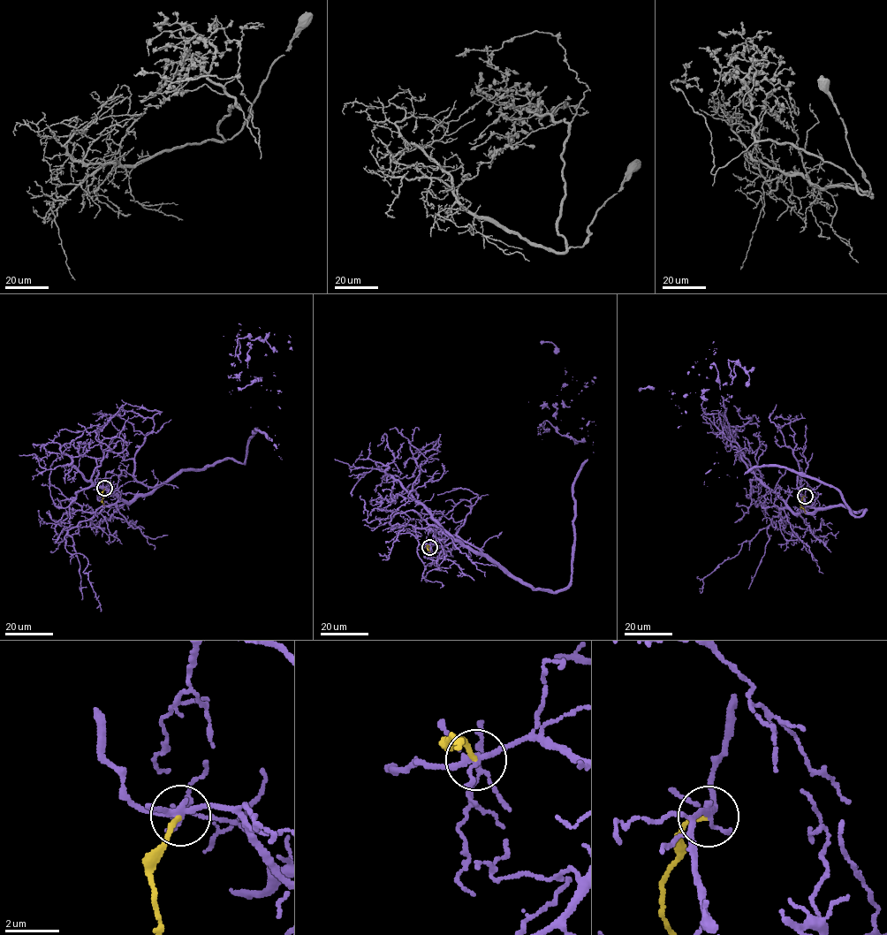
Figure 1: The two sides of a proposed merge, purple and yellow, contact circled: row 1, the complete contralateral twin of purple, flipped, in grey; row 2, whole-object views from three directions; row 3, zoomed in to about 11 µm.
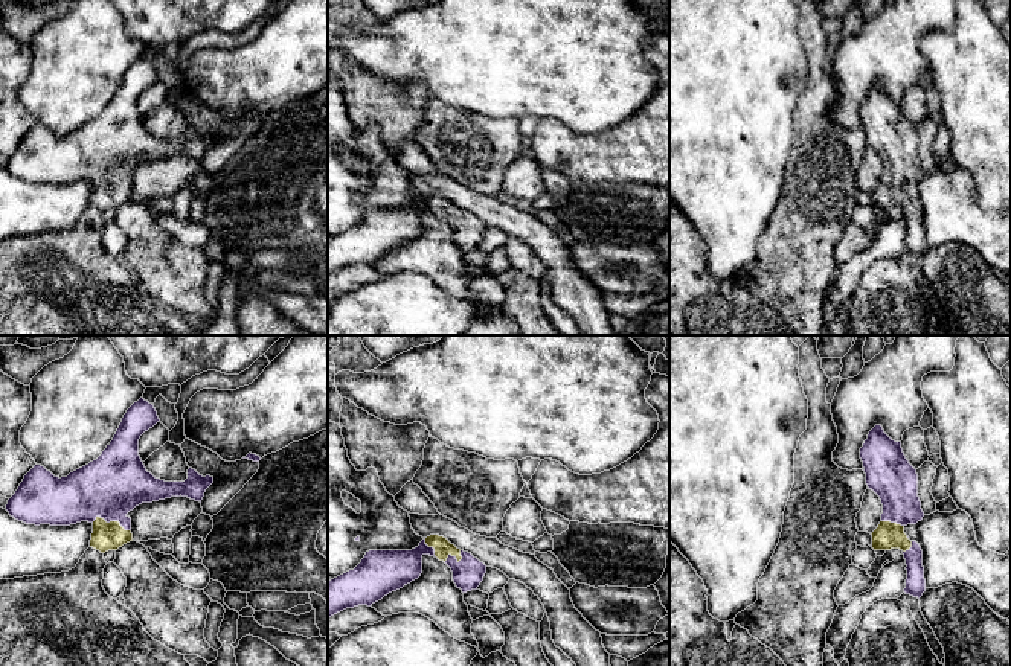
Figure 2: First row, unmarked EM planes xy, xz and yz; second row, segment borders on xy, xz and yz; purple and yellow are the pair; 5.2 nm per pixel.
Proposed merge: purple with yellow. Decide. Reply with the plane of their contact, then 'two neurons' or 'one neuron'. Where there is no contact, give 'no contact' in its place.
contact in xy; one neuron

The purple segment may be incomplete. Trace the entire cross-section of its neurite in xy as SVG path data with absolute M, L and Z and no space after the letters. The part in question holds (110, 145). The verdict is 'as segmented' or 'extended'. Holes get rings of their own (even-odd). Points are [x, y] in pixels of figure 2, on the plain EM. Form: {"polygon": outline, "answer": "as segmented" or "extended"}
{"polygon": "M140 56L96 119L61 137L35 123L8 158L6 169L35 184L88 180L93 183L90 206L105 212L133 200L127 172L136 165L180 154L201 162L213 136L189 126L185 140L165 140L146 130L139 98L159 79L154 64Z", "answer": "extended"}

